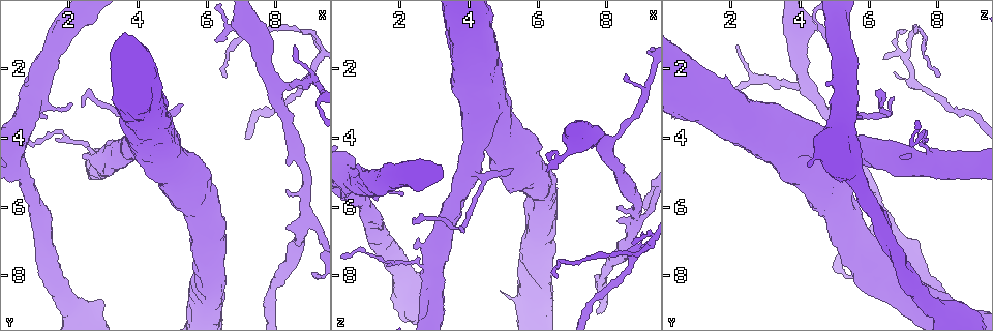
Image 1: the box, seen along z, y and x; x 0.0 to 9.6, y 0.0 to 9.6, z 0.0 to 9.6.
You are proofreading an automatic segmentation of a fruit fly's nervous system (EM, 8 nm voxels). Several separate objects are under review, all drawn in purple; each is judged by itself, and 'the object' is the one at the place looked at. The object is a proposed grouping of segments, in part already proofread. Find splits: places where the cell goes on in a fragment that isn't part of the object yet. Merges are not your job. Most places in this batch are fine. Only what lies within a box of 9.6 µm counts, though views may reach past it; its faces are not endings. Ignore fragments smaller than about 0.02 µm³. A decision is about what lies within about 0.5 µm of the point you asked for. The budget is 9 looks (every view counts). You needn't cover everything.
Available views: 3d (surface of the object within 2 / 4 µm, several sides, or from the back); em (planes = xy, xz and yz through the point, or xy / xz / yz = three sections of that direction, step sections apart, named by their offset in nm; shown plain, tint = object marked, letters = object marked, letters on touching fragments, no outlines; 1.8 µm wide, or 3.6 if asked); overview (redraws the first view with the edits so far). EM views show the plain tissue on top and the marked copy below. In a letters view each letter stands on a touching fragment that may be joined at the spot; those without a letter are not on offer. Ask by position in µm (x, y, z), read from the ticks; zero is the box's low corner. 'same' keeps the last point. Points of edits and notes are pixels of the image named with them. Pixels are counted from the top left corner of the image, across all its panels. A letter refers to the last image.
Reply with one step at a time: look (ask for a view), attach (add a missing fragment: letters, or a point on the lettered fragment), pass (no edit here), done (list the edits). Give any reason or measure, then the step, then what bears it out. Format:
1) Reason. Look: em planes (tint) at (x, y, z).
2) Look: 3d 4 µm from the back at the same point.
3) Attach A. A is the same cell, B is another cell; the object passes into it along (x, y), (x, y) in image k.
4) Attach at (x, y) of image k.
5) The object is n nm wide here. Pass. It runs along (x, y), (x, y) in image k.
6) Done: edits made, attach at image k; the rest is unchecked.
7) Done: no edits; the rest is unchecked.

Tapers out. Look: em 3.6 µm planes (tint) at (9.00, 2.10, 6.75).

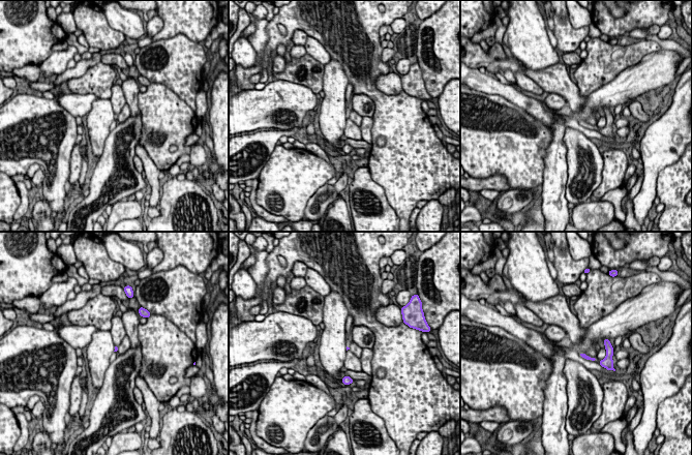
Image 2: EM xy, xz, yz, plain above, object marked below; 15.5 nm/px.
See the neighbours. Look: em 3.6 µm planes (letters) at the same point.

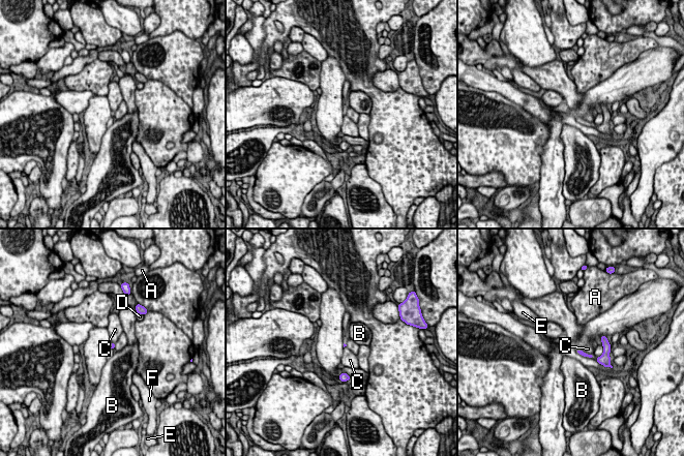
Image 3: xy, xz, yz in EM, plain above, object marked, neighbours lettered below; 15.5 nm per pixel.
The longest contact is with D, 200 nm. Pass. A, B, C, D, E and F are other cells; no lettered fragment goes on from it.

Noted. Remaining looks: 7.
Sharp bend. Look: em 3.6 µm planes (letters) at (3.05, 4.70, 7.45).

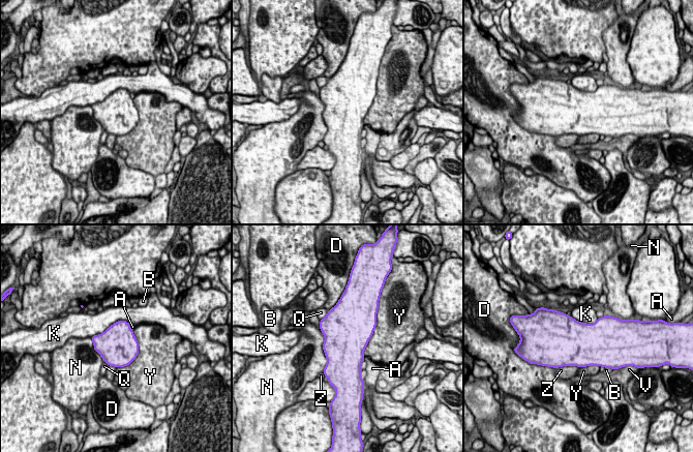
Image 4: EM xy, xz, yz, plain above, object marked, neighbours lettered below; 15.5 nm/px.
The object is 600 nm wide here; the longest contact is with K, 650 nm. Pass. A, B, D, K, N, Q, V, Y and Z are other cells; no lettered fragment goes on from it.

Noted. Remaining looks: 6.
Look: em planes (letters) at (3.80, 2.90, 6.75).

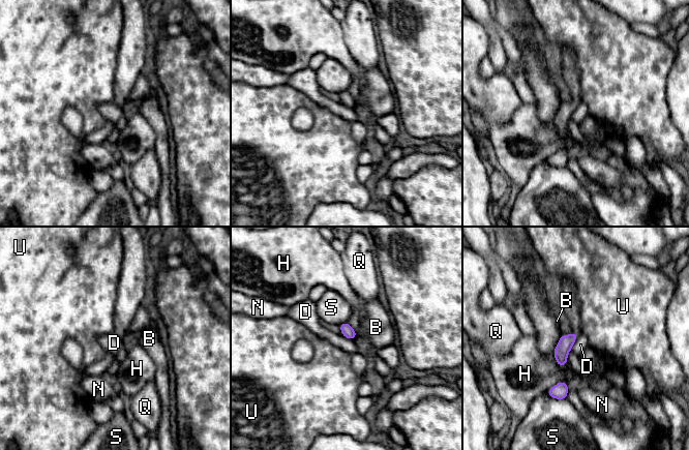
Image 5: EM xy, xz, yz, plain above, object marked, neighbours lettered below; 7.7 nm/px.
Pass. B, D, H, N, Q, S and U are other cells; a border runs along (577, 333), (577, 337), (570, 350) in image 5; no lettered fragment goes on from it.

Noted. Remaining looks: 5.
End of a long branch. Look: em planes (letters) at (6.50, 2.20, 8.00).

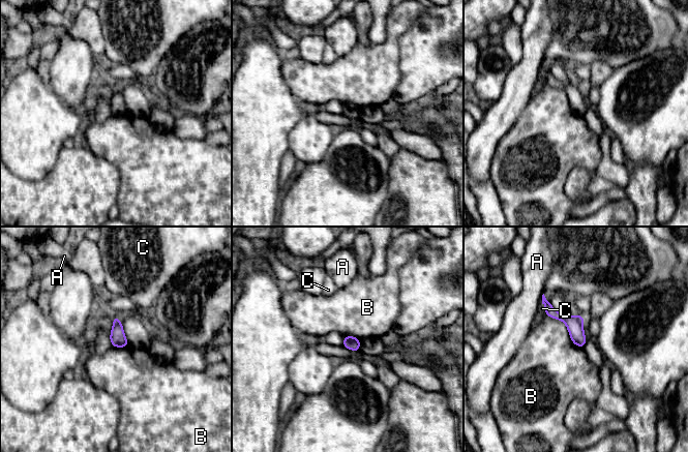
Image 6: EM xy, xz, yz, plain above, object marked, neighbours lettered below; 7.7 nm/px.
The object is 110 nm wide here. Pass. A, B and C are other cells; it runs along (544, 301), (575, 330), (581, 343) in image 6; none of them fits.

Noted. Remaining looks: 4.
Done: no edits; the rest is unchecked.

